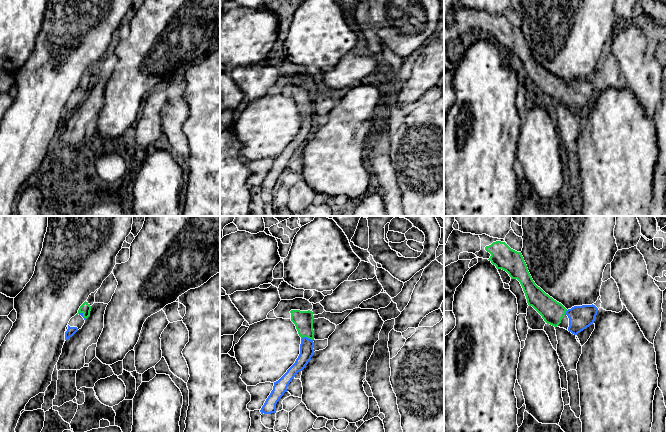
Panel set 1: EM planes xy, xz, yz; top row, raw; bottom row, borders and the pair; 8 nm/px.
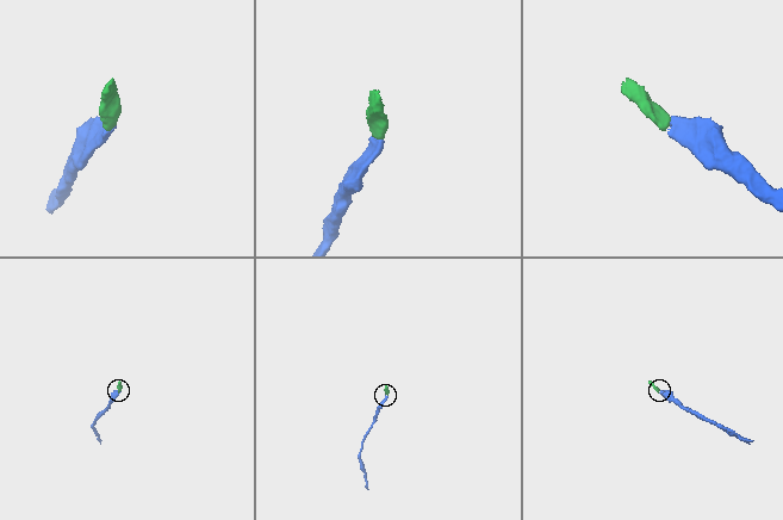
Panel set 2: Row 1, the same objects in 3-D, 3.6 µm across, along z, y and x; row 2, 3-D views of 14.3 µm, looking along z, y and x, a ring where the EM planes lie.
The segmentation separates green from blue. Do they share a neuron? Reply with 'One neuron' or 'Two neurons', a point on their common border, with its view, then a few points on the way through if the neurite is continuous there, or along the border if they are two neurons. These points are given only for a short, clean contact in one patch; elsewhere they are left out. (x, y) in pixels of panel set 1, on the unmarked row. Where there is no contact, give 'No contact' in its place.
One neuron. Touches green at xz (307, 113). Path across: xz (303, 96), (307, 113), (306, 123)

